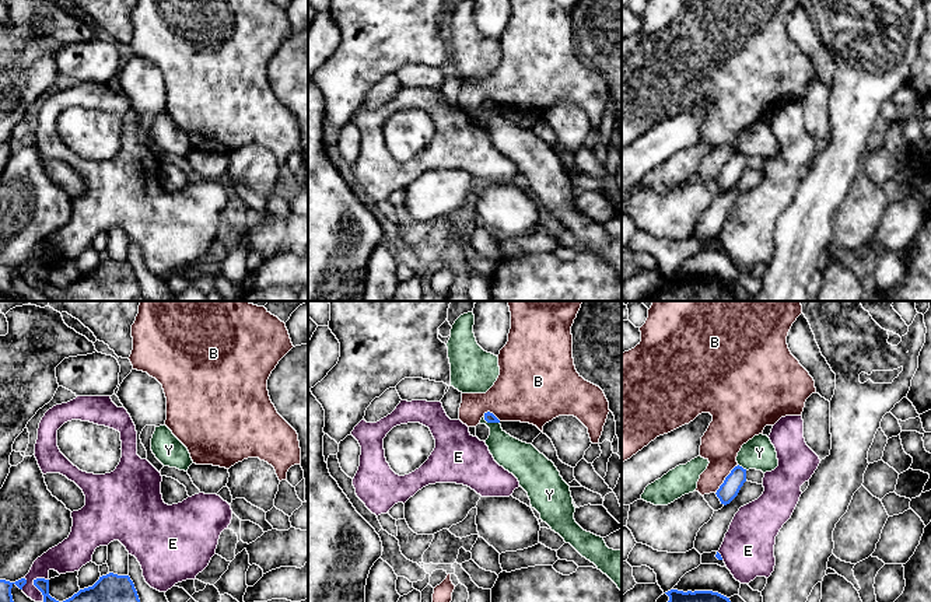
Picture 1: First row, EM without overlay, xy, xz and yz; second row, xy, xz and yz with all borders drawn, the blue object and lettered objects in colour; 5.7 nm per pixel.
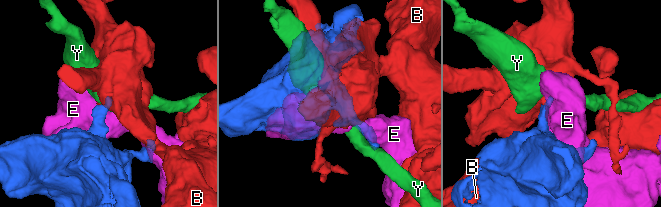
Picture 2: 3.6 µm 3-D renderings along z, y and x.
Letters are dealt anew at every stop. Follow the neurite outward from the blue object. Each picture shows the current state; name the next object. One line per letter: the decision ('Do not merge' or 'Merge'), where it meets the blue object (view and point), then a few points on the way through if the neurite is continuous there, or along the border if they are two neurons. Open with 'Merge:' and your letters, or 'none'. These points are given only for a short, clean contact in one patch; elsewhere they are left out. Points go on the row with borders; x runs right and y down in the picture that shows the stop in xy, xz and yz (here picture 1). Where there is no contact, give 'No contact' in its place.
Merge: none
B: Do not merge. Touches blue at yz (725, 479). Boundary: yz (738, 465), (716, 493)
E: Do not merge. Touches blue at xy (38, 588)
Y: Do not merge. Touches blue at xz (490, 422). Boundary: xz (483, 416), (487, 422), (499, 423)

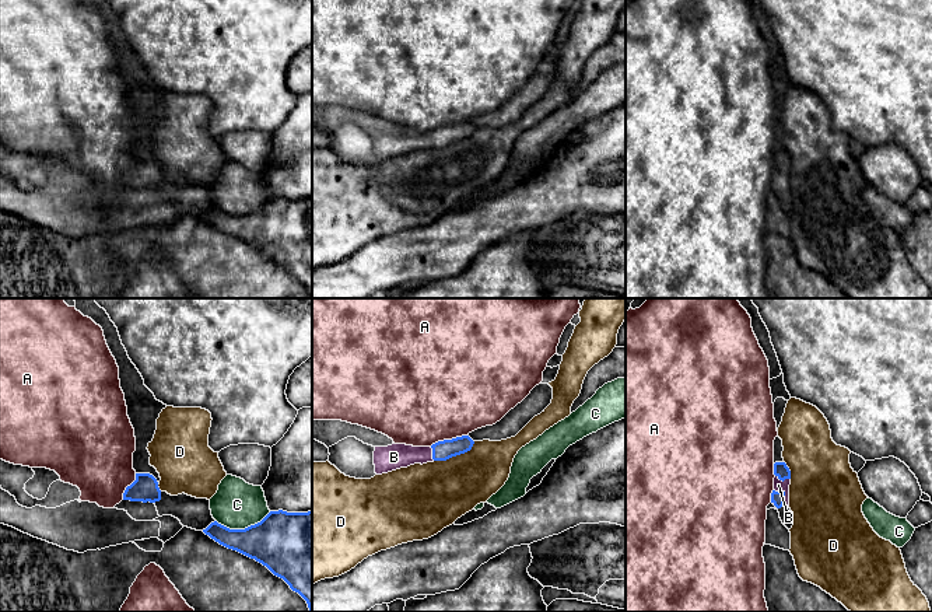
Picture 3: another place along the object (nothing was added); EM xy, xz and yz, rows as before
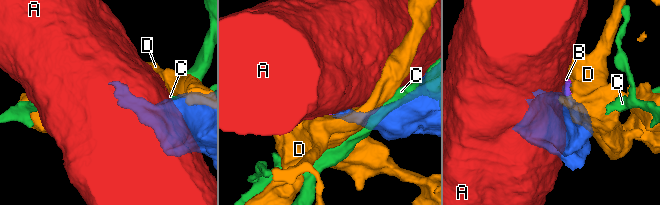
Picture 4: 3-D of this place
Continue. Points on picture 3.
Merge: B
A: Do not merge. Touches blue at xz (448, 440). Boundary: xz (466, 434), (438, 440), (430, 446)
B: Merge. Touches blue at yz (784, 495). Path across: yz (777, 497), (784, 495), (778, 485)
C: Do not merge. Touches blue at xy (242, 530)
D: Do not merge. Touches blue at xz (455, 455)

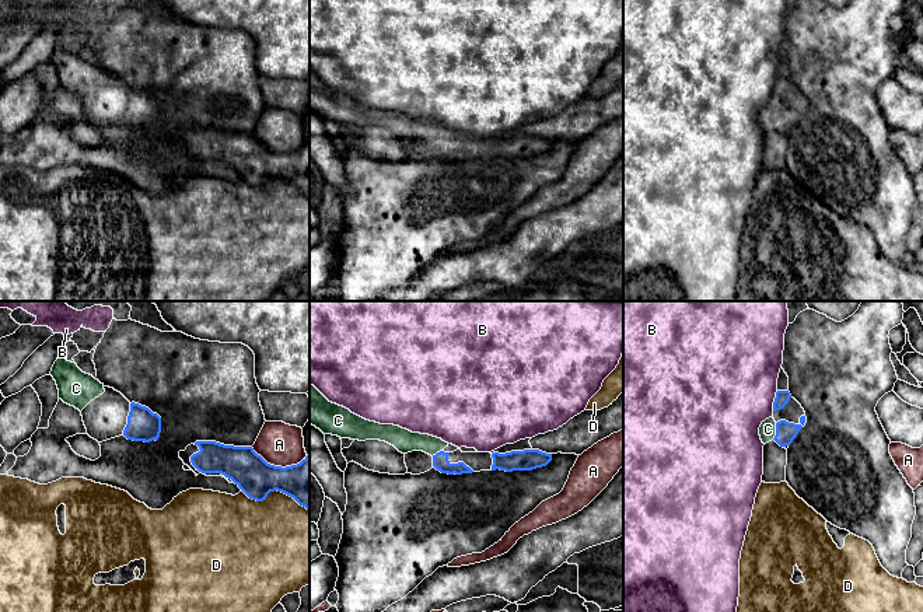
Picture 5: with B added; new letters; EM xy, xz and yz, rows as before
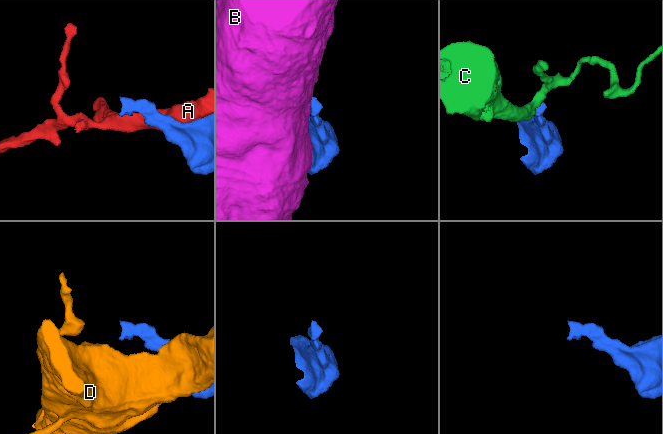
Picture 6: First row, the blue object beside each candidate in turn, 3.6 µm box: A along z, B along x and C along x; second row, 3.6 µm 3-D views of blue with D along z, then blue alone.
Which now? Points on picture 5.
Merge: C
A: Do not merge. Touches blue at xy (279, 467)
B: Do not merge. Touches blue at yz (775, 401). Boundary: yz (778, 391), (772, 411)
C: Merge. Touches blue at yz (776, 432). Path across: yz (786, 432), (776, 432), (768, 429)
D: Do not merge. Touches blue at xy (275, 489)

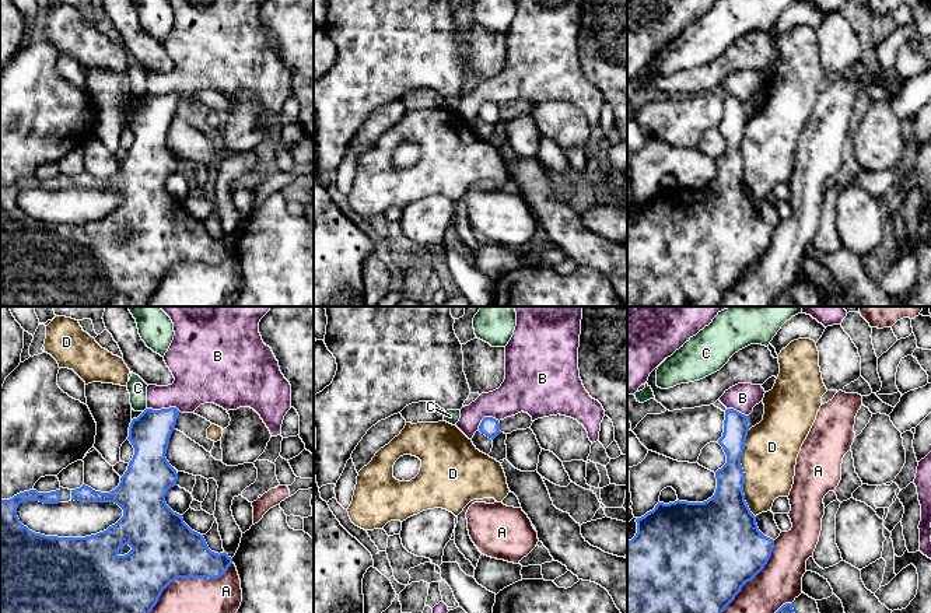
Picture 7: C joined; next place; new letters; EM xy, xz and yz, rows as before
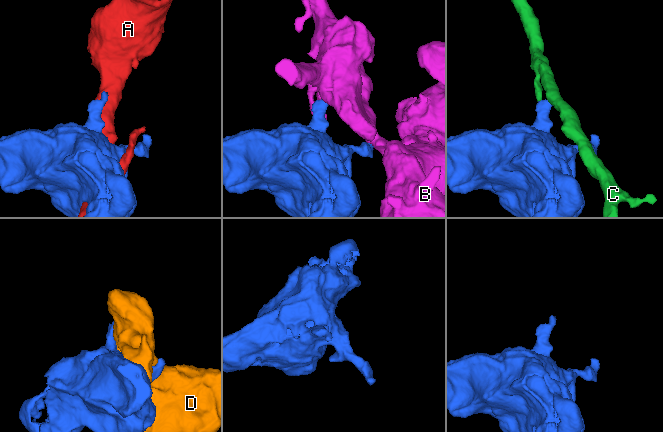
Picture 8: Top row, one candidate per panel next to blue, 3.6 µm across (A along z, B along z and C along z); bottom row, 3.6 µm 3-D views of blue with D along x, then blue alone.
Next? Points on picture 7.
Merge: none
A: Do not merge. Touches blue at xy (186, 577)
B: Do not merge. Touches blue at xy (164, 409). Boundary: xy (147, 407), (177, 407), (181, 412)
C: Do not merge. Touches blue at xy (144, 410). Boundary: xy (146, 407), (143, 412)
D: Do not merge. Touches blue at yz (744, 473)

